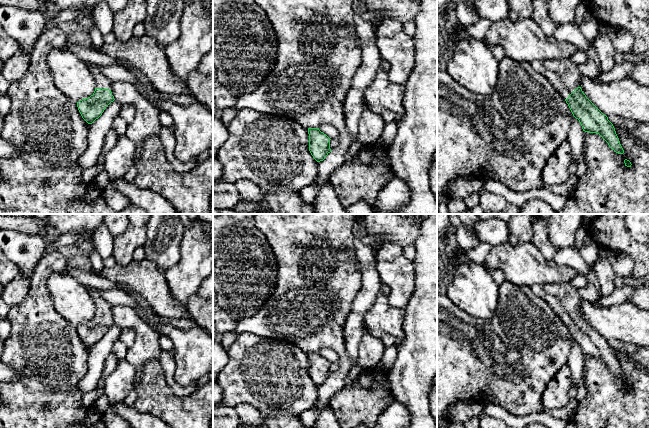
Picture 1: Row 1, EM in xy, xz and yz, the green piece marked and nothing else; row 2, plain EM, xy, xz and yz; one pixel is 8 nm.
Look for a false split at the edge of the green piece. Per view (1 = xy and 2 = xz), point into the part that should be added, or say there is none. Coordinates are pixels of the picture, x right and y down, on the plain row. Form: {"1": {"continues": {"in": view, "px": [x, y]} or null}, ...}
{"1": {"continues": {"in": "xy", "px": [103, 306]}}, "2": {"continues": null}}

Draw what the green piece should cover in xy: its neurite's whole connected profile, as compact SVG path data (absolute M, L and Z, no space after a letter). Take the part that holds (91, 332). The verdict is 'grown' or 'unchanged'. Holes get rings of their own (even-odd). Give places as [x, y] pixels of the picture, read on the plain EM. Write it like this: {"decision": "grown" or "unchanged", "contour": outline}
{"decision": "grown", "contour": "M87 287L87 290L93 298L96 312L90 321L77 326L77 331L82 342L92 348L115 323L111 316L112 305L98 295L98 289Z"}

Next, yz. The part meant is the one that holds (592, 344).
{"decision": "grown", "contour": "M571 283L534 285L533 293L543 298L568 328L573 340L579 344L583 355L599 358L618 378L624 374L613 348L583 317L579 311L581 299L578 289Z"}

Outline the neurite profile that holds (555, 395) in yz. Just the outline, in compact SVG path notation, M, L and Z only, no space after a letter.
M568 365L562 366L544 389L541 400L547 411L569 403L568 392L572 386L572 374Z

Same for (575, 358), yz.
M573 342L572 349L568 355L568 363L572 374L572 386L579 387L582 384L582 373L584 370L584 355L578 343Z

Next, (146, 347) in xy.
M116 305L111 308L114 323L121 329L130 328L135 332L135 342L128 348L125 359L135 368L133 388L124 402L133 406L137 399L136 383L142 381L141 375L144 365L154 359L160 359L162 348L159 344L160 332L149 326L141 319L137 312L129 306Z

